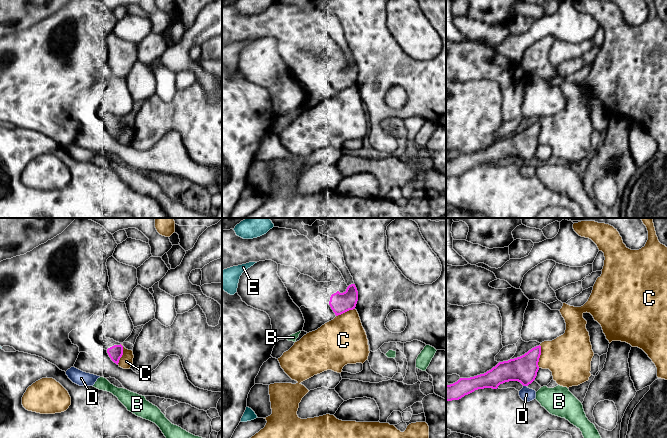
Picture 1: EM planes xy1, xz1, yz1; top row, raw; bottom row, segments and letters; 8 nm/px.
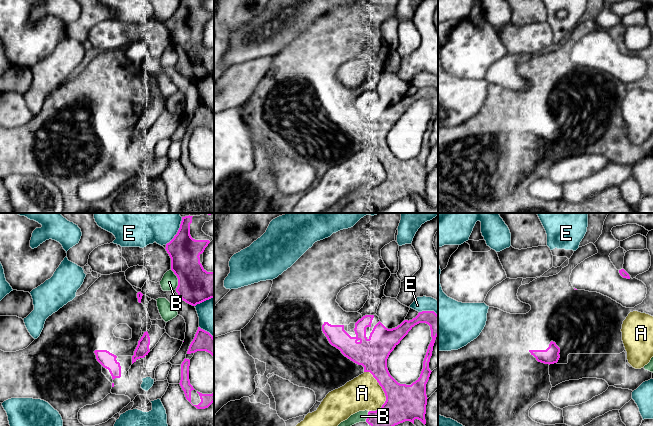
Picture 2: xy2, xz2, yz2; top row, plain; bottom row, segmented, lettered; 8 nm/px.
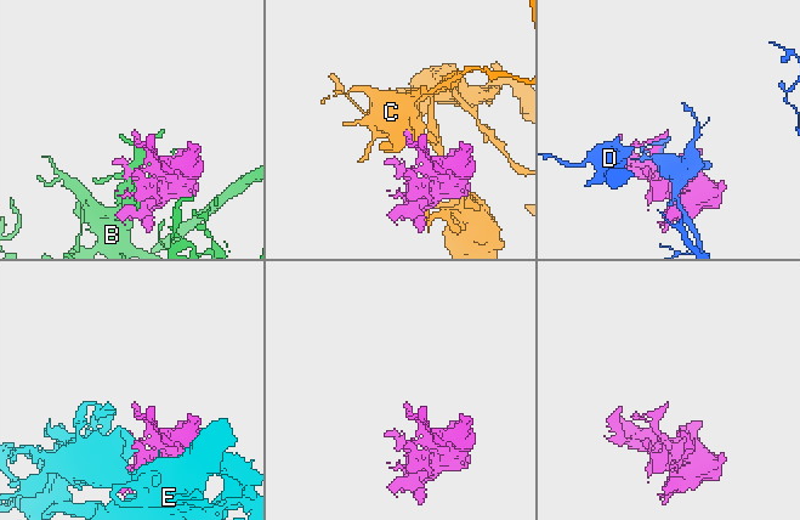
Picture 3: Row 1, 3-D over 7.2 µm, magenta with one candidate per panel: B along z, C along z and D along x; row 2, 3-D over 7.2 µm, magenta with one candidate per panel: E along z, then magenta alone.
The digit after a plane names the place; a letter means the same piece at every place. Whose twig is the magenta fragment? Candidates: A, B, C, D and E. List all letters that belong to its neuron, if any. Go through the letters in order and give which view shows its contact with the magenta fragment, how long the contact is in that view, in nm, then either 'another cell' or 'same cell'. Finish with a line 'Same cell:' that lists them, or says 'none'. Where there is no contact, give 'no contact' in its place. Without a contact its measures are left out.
A: xz2 | 340 nm | another cell
B: xy2 | 170 nm | another cell
C: yz1 | 180 nm | another cell
D: yz1 | 30 nm | another cell
E: xy2 | 260 nm | another cell
Same cell: none

